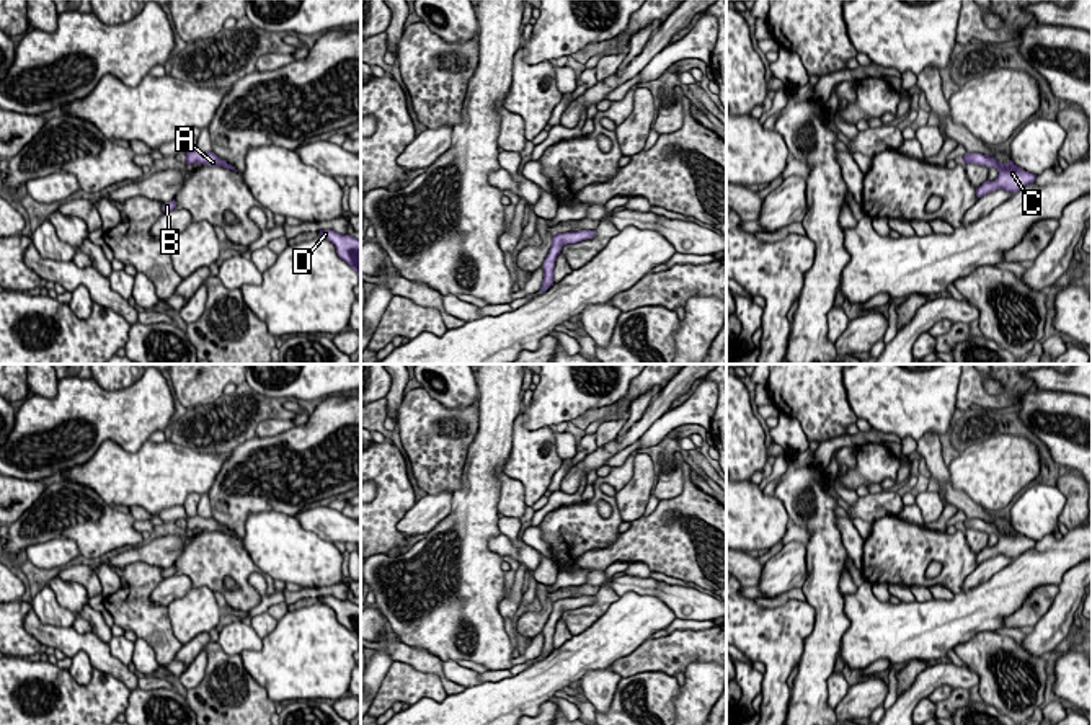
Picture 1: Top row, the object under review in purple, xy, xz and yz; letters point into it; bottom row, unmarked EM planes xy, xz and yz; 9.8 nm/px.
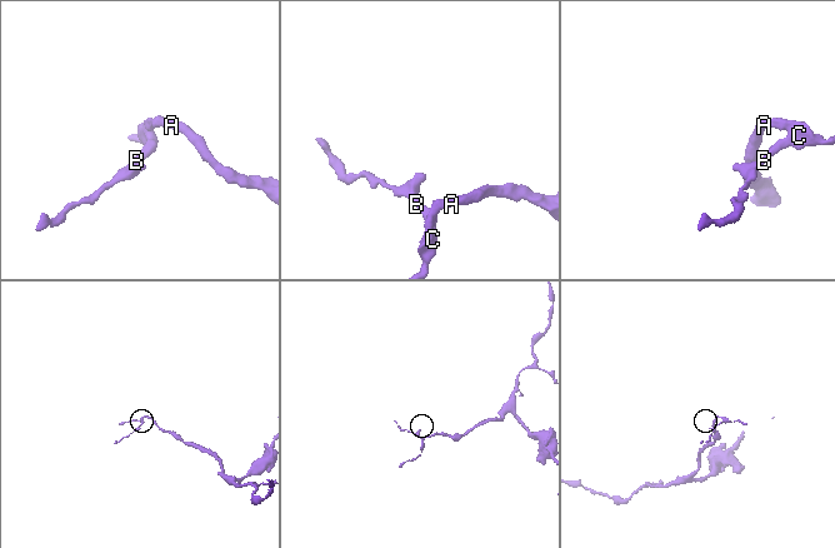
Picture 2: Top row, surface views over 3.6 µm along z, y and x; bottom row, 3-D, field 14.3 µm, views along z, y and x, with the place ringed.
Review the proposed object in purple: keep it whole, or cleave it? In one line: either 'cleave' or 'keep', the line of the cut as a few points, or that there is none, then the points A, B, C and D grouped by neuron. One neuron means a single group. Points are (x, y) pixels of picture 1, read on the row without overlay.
keep; no cut; A B C D

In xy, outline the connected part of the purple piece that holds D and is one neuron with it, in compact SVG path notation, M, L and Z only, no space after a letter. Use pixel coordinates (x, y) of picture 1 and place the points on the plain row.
M320 596L318 603L335 611L338 622L357 638L361 647L361 604L343 601L335 596Z

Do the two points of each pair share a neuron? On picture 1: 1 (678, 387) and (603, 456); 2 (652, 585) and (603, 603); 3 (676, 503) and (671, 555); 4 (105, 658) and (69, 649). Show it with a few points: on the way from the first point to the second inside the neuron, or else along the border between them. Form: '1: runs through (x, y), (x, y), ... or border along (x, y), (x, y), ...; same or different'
1: runs through (658, 407), (622, 443); same
2: border along (599, 587), (609, 587), (619, 596); different
3: runs through (661, 511), (660, 541); same
4: runs through (97, 650), (92, 645), (77, 645); same

